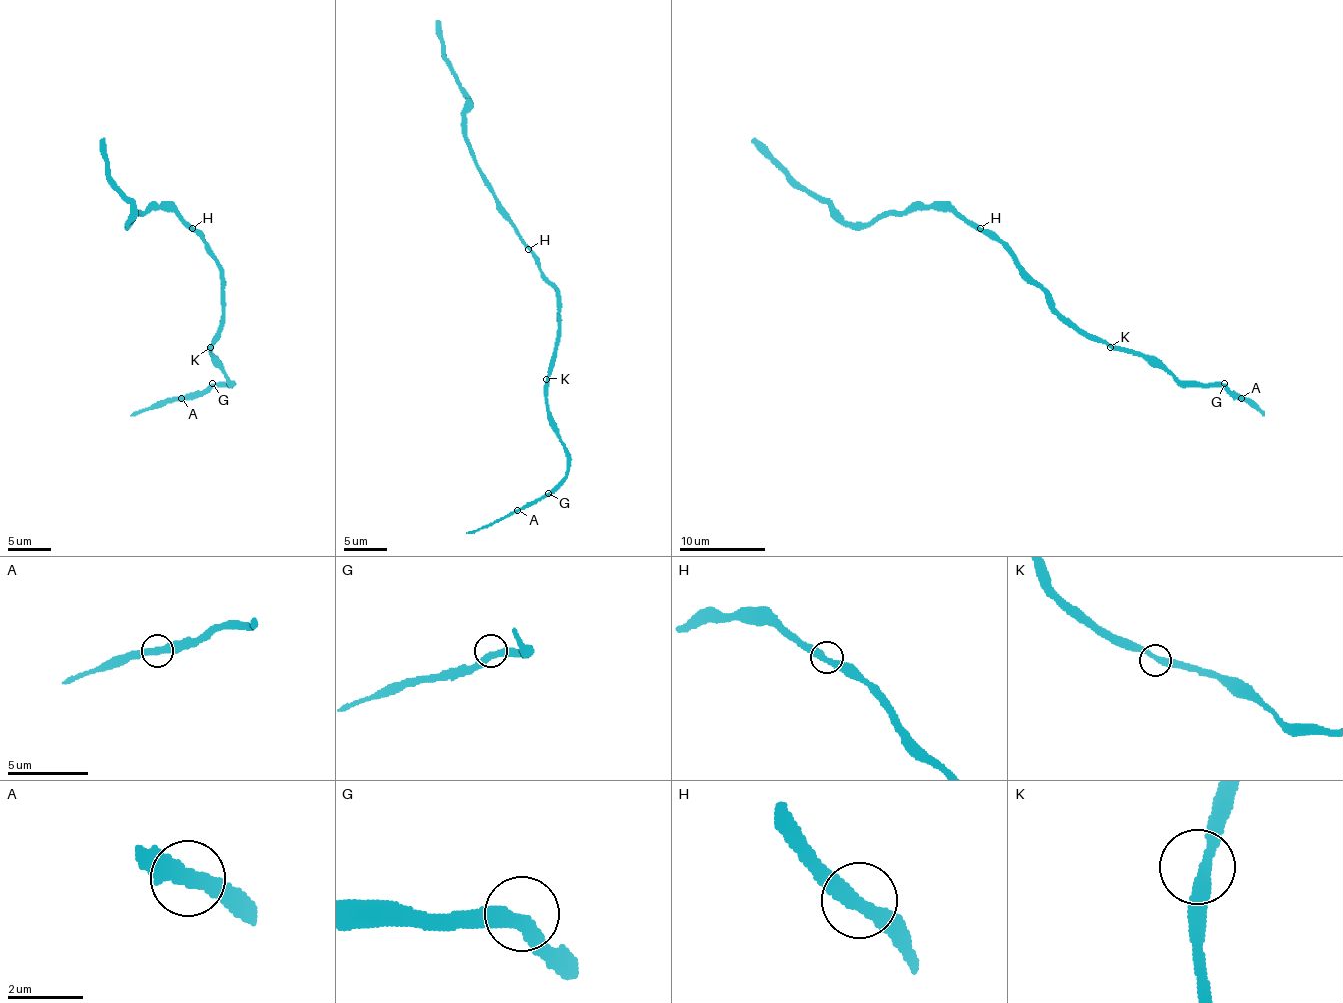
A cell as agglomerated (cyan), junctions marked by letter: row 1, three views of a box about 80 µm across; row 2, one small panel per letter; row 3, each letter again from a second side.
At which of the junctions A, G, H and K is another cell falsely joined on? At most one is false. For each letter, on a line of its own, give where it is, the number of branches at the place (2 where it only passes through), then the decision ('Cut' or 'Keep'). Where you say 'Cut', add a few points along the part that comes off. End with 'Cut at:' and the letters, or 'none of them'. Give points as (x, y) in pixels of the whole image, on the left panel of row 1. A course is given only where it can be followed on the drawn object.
A: Place: (181, 398). Branches: 2. Keep
G: Place: (212, 383). Branches: 2. Keep
H: Place: (192, 228). Branches: 2. Keep
K: Place: (210, 347). Branches: 2. Keep
Cut at: none of them

